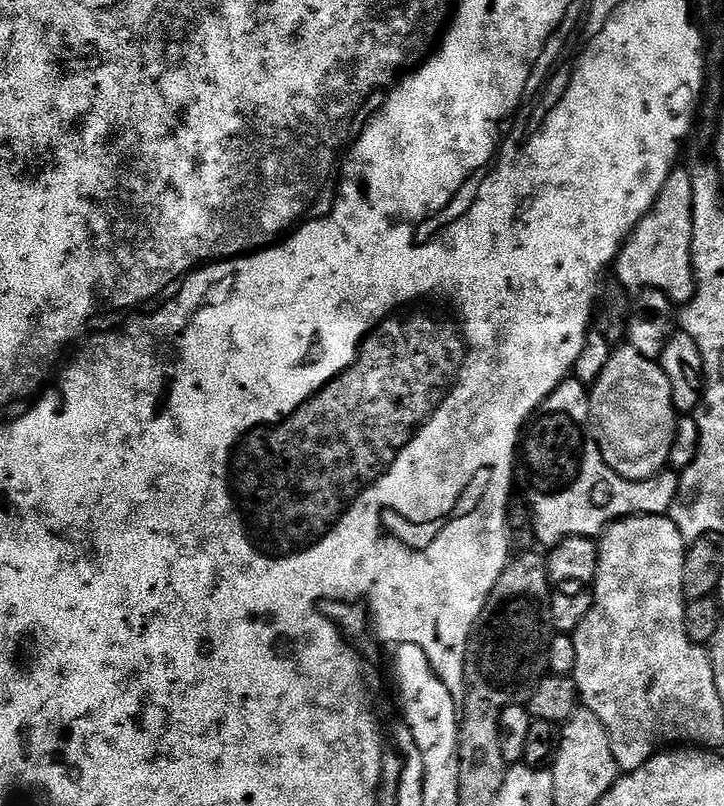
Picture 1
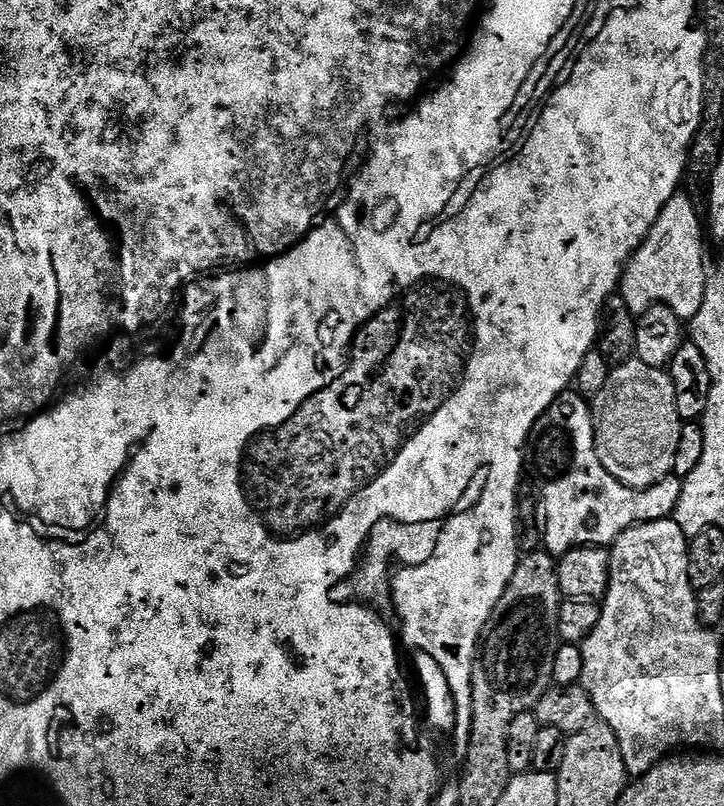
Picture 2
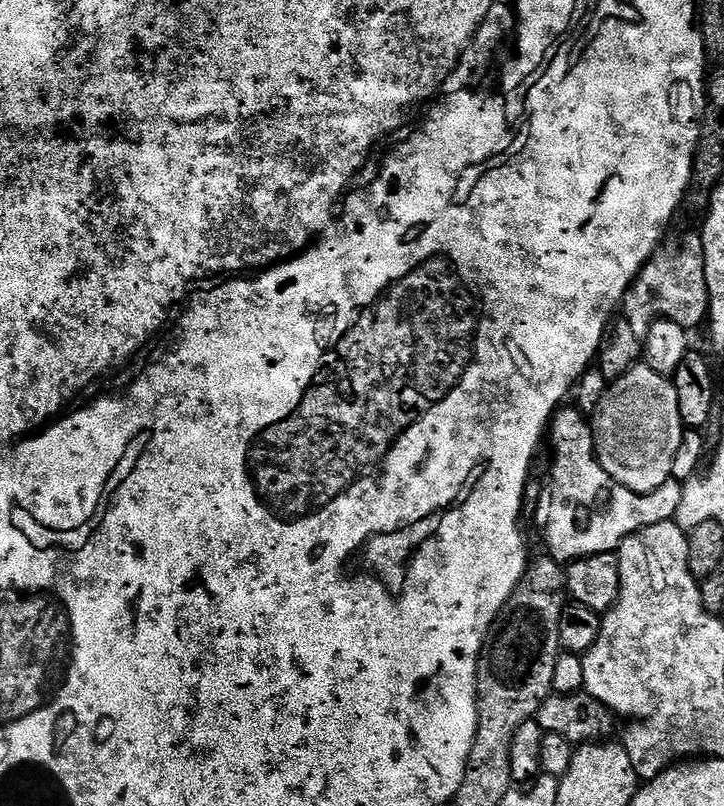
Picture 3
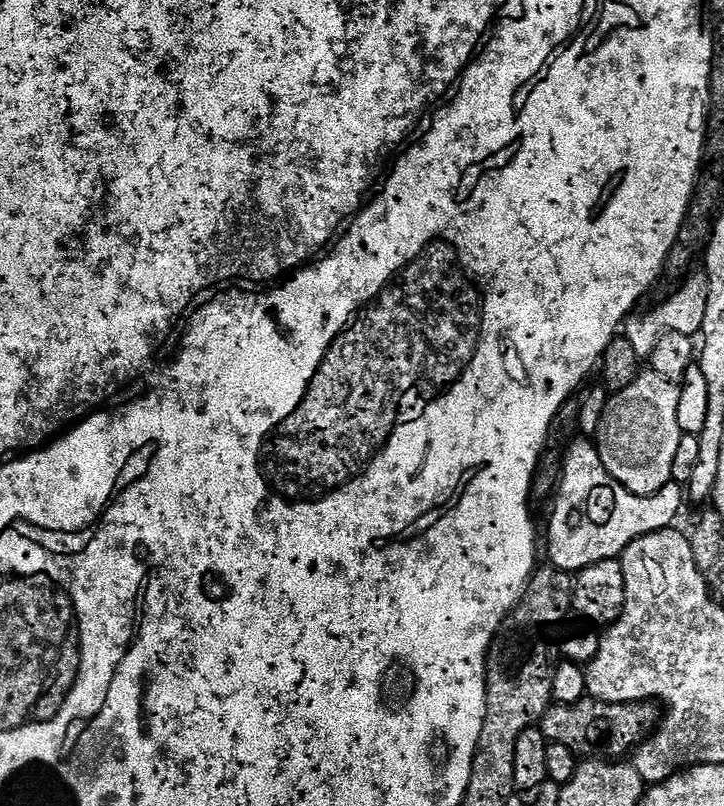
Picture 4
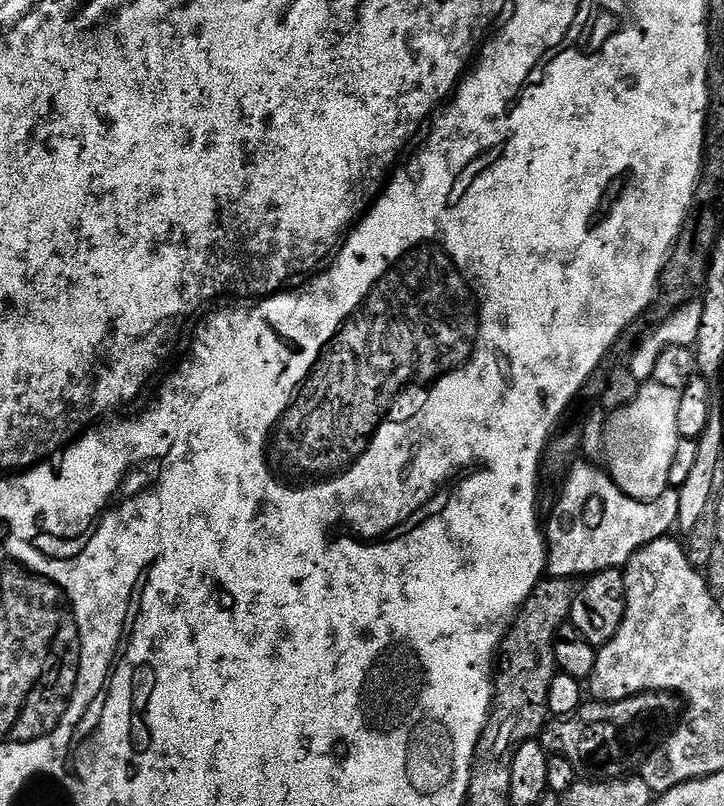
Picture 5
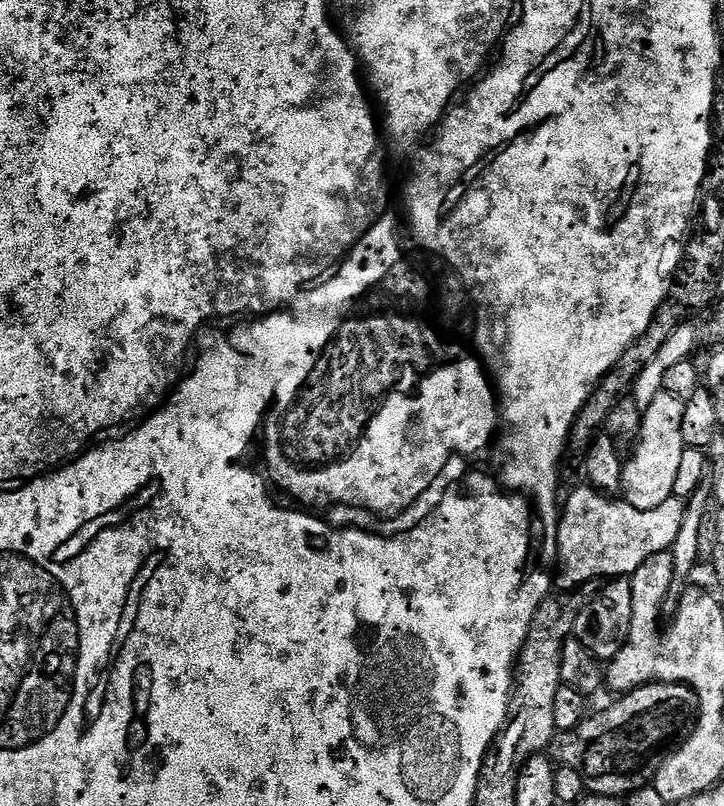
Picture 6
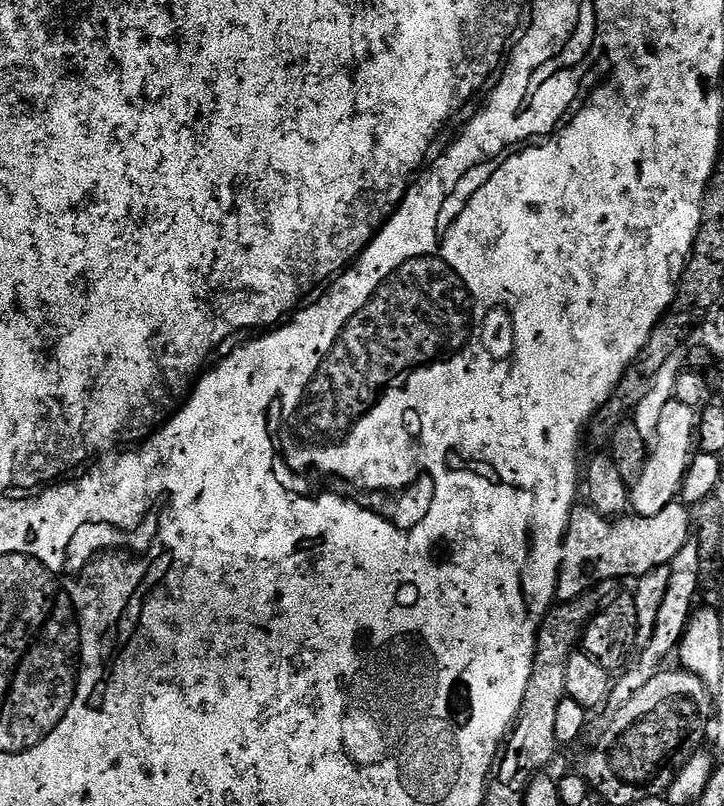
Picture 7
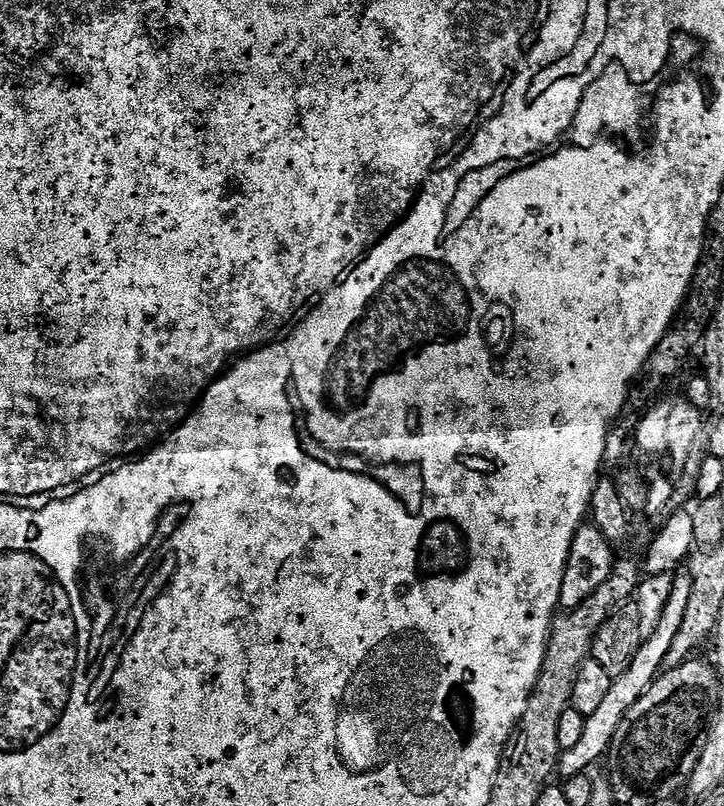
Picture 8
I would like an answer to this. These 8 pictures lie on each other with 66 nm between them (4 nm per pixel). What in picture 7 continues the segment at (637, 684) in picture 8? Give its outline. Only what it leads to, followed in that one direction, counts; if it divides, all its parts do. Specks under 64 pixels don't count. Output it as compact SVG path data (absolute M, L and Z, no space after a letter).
M689 538L682 550L678 550L678 554L672 559L672 563L667 565L670 570L670 586L666 586L666 595L662 597L662 606L658 606L658 618L654 622L654 630L652 636L639 649L638 655L635 657L631 666L625 667L619 673L618 679L612 685L612 693L608 695L607 707L615 710L626 706L626 702L630 702L630 698L634 698L634 694L638 694L638 690L642 690L642 686L646 686L646 682L650 682L650 678L654 678L656 673L661 671L664 659L668 655L675 653L680 644L680 639L684 636L685 630L688 629L688 622L692 619L694 605L697 603L696 591L700 588L700 567L702 561L700 551L698 550L698 542L694 538Z

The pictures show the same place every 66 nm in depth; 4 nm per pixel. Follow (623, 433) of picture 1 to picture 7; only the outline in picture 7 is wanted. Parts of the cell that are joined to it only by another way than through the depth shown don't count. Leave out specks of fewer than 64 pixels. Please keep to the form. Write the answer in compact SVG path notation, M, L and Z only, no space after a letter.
M672 399L666 402L666 410L662 410L662 418L658 422L656 438L648 453L648 461L644 463L642 474L630 488L630 508L635 515L653 516L666 506L670 506L680 495L680 487L684 485L684 475L694 455L694 441L698 436L697 409Z

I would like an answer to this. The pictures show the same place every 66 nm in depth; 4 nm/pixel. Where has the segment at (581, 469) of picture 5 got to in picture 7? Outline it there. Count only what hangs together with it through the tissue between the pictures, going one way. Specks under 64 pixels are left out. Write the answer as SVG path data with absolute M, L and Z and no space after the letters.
M680 502L666 506L666 510L653 516L625 514L619 518L603 516L590 506L577 506L572 509L564 535L564 561L560 567L556 600L576 600L601 582L616 582L619 576L639 578L650 570L667 566L693 532L693 513Z

